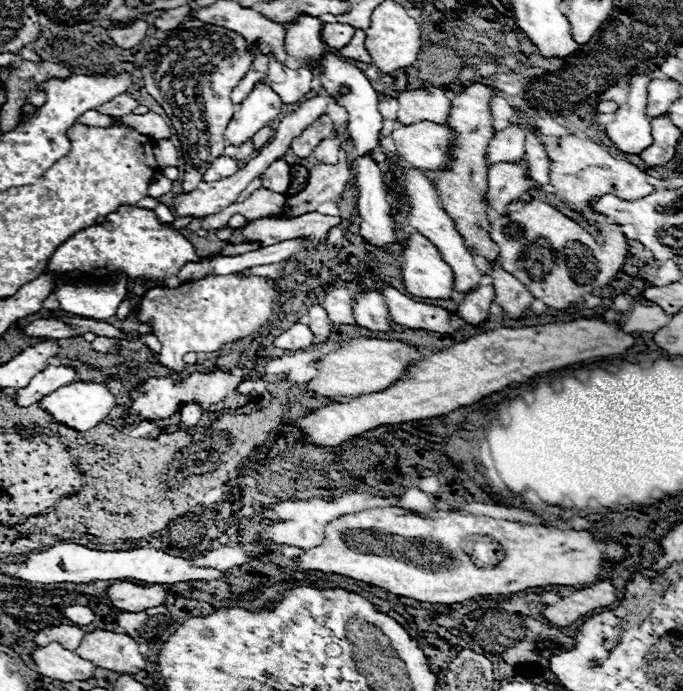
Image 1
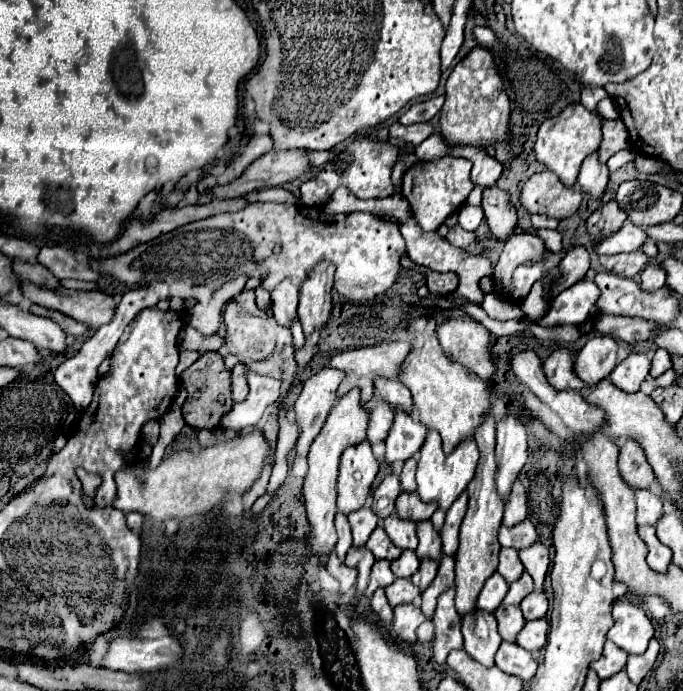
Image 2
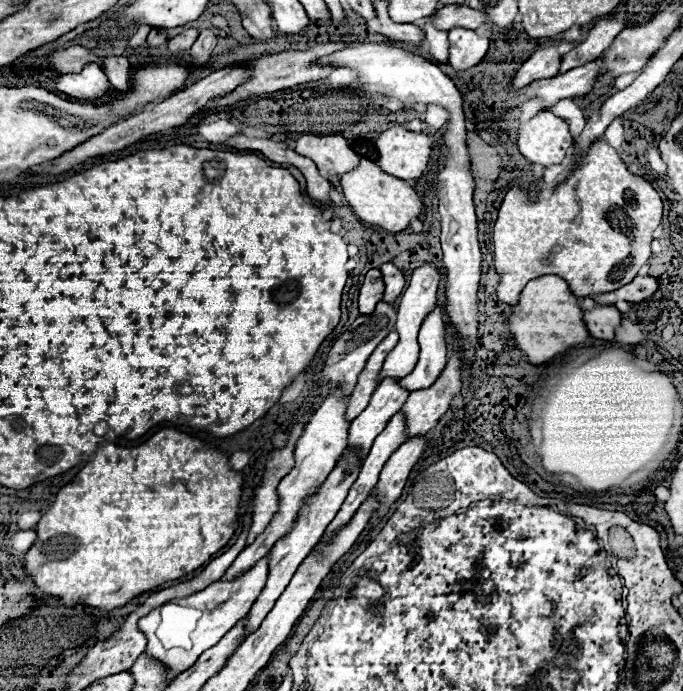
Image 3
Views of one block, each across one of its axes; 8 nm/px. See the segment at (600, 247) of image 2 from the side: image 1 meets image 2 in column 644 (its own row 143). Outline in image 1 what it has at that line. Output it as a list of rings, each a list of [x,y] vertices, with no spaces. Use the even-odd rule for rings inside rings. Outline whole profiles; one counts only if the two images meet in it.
[[[258,80],[252,92],[234,108],[234,116],[226,126],[226,140],[234,146],[250,140],[280,114],[280,106],[282,100],[272,92],[270,84],[266,80]]]

